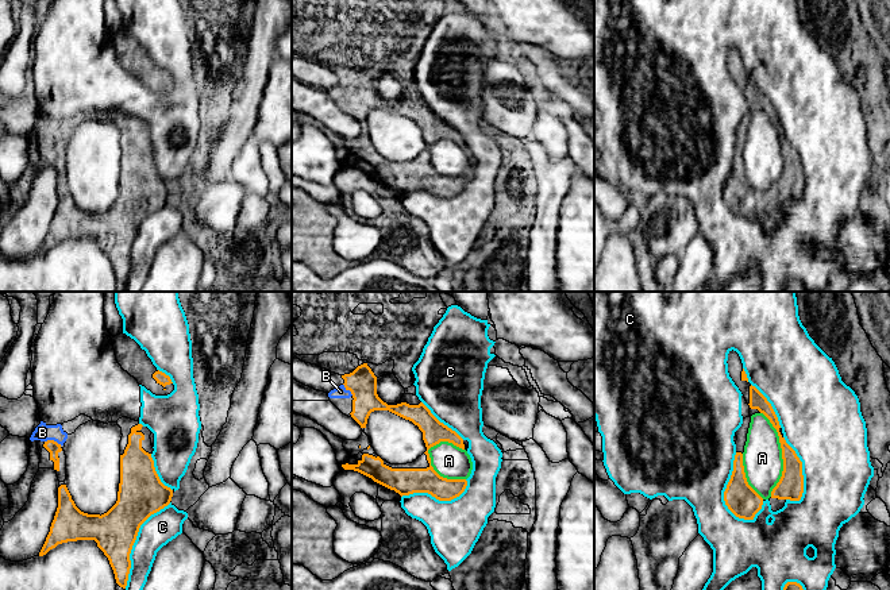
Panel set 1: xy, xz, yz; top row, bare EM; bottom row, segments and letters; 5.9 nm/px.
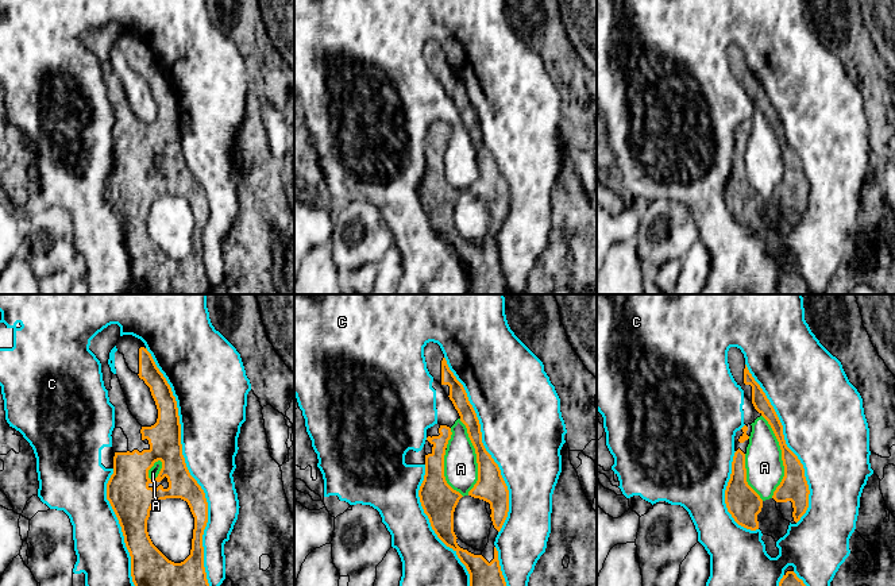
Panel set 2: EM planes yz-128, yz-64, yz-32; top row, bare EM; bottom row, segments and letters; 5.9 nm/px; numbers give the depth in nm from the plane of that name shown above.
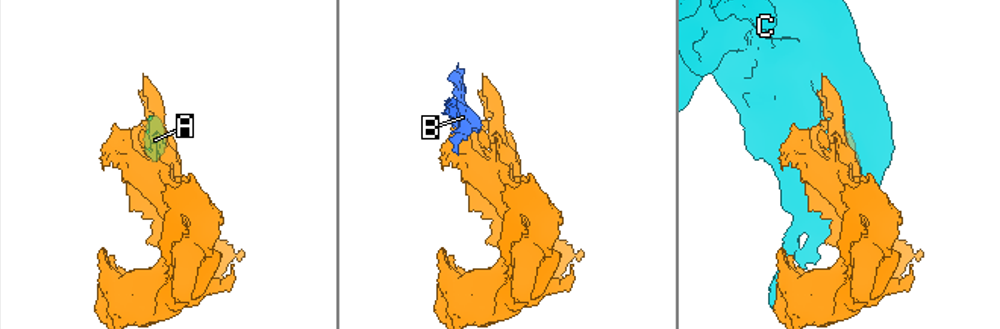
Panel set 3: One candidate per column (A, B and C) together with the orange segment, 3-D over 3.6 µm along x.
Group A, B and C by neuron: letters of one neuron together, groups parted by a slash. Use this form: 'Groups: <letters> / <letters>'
Groups: A C / B

